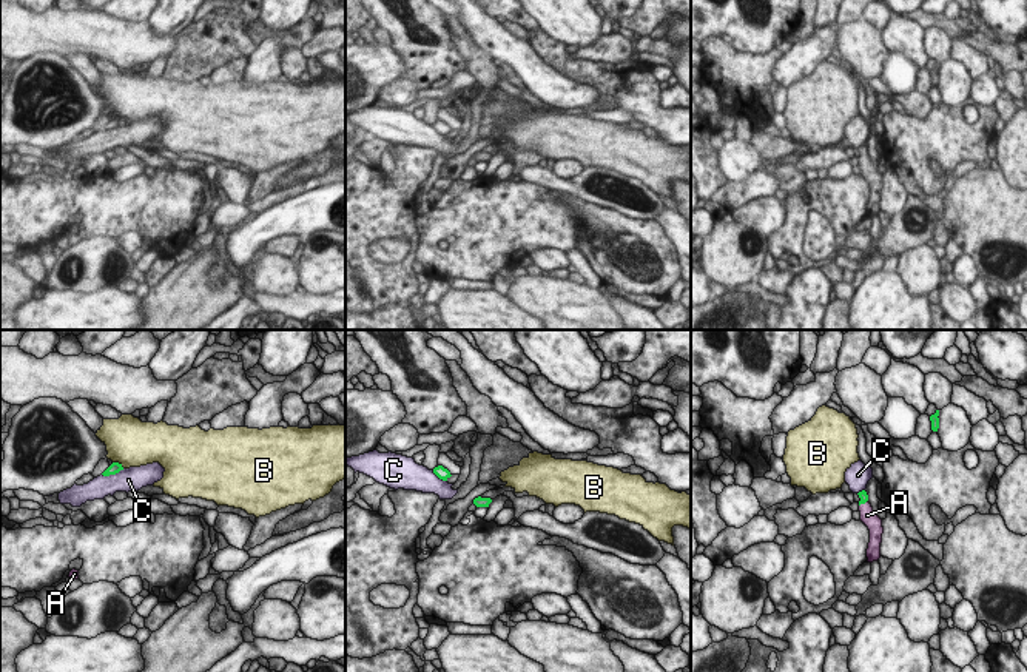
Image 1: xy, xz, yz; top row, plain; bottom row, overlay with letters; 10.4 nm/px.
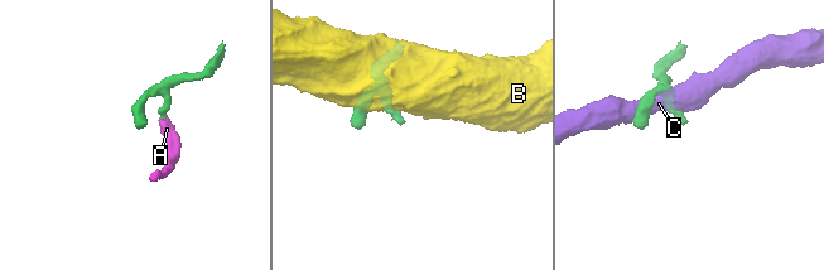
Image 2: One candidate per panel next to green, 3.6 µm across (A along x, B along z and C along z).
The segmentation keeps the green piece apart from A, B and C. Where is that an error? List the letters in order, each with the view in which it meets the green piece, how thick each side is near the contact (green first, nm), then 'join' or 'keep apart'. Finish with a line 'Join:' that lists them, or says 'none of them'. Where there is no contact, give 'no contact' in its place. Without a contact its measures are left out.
A: meets green in yz; 90 nm thick on the green side, 160 nm on the other; join
B: meets green in xy; 120 nm thick on the green side, 480 nm on the other; keep apart
C: meets green in xy; 120 nm thick on the green side, 260 nm on the other; keep apart
Join: A

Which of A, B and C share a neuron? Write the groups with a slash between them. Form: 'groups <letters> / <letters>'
groups A / B / C

